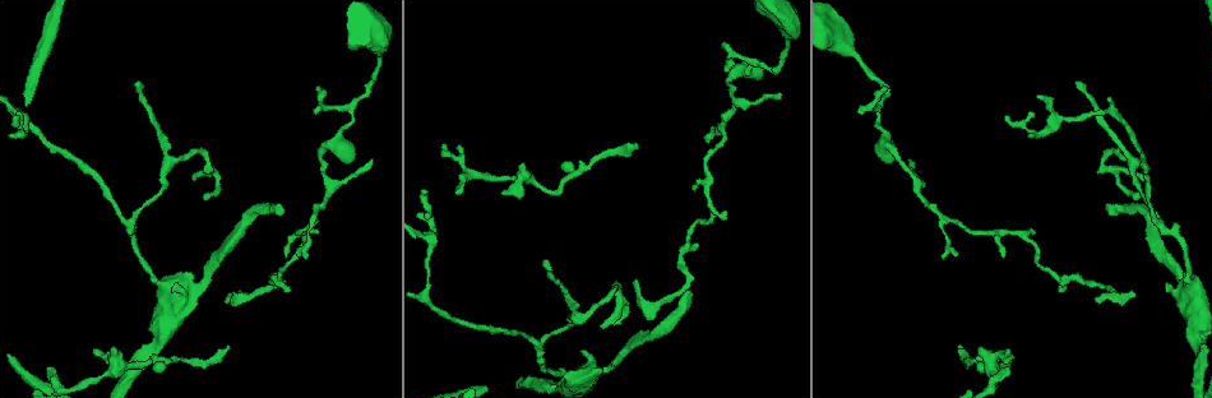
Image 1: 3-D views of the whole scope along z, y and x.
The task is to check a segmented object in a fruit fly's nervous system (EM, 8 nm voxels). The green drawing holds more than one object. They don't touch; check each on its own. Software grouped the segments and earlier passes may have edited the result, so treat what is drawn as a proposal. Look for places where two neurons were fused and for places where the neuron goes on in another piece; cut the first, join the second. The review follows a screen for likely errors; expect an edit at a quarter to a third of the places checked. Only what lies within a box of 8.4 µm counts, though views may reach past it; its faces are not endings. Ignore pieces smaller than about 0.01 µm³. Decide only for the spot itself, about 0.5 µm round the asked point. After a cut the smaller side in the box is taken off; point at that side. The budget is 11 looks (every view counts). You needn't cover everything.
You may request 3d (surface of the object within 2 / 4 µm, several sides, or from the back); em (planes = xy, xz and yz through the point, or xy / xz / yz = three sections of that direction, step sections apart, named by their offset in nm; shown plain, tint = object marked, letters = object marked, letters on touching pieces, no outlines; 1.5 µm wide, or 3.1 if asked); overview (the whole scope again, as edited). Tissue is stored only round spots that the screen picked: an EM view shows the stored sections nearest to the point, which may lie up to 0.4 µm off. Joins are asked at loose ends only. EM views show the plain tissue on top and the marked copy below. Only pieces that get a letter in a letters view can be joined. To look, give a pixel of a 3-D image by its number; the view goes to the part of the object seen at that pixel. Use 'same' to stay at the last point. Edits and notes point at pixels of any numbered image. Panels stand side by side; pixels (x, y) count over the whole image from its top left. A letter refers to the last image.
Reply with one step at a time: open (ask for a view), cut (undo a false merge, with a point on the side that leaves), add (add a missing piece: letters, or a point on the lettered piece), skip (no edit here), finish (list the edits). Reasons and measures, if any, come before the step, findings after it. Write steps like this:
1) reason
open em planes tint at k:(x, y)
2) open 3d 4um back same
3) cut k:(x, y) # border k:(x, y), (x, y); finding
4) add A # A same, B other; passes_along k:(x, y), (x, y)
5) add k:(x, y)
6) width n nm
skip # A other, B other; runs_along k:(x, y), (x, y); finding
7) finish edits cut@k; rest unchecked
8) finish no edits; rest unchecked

abrupt turn
open em xz step 4 tint at 1:(26, 120)

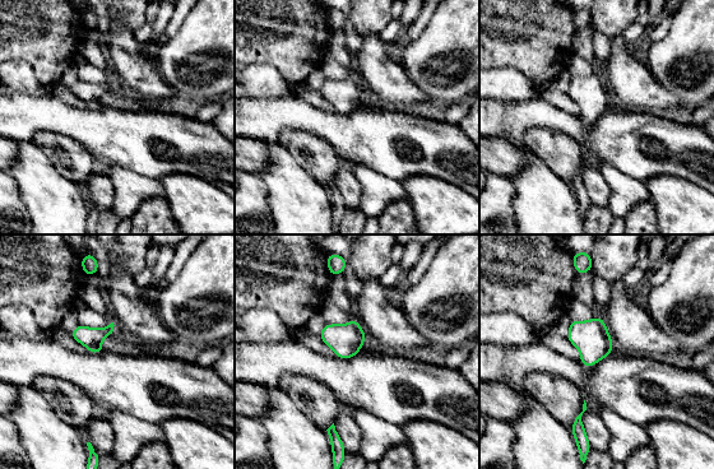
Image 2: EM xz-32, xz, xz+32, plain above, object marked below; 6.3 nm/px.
cut it another way
open em yz step 8 letters same

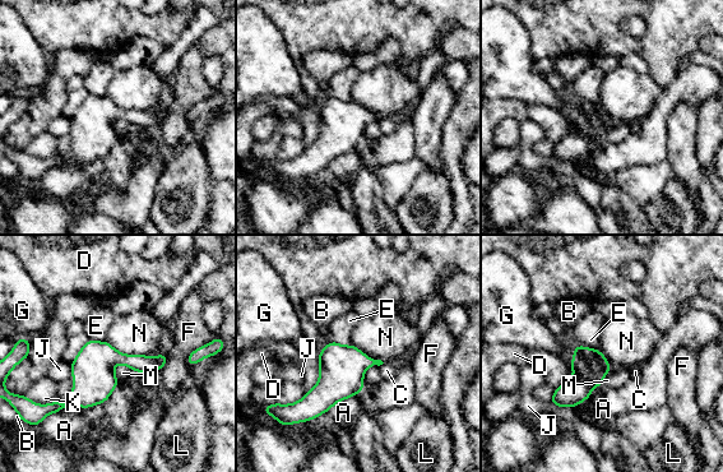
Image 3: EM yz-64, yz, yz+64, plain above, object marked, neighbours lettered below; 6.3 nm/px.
longest_contact A 420 nm
skip # A other, B other, C other, D other, E other, F other, G other, J other, K other, L other, M other, N other; border 3:(574, 345), (574, 356), (569, 361); continuous, no second neuron

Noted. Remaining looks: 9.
tapers out
open 3d 4um back at 1:(958, 346)

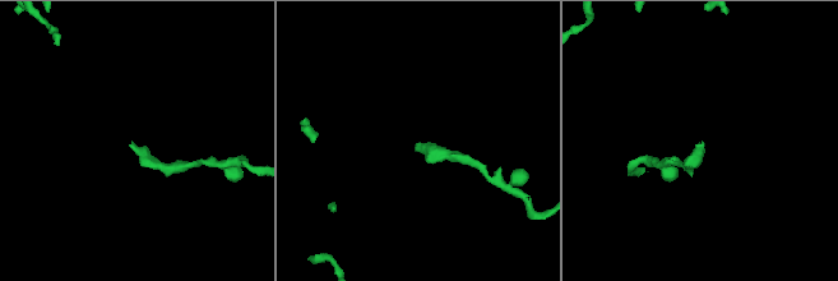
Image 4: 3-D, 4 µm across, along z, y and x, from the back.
open em planes letters at 4:(131, 145)

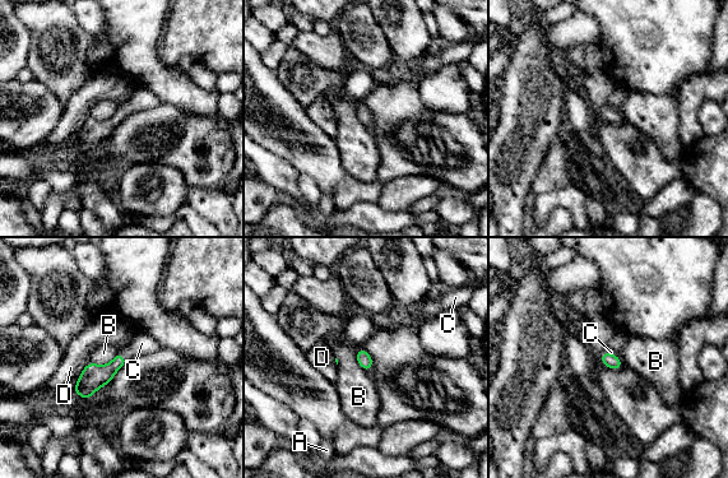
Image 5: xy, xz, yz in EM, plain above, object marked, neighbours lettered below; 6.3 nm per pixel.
add C # A other, B other, C same, D other; passes_along 5:(93, 376), (121, 356), (142, 343); it goes on there

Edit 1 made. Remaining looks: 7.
redraw
open overview

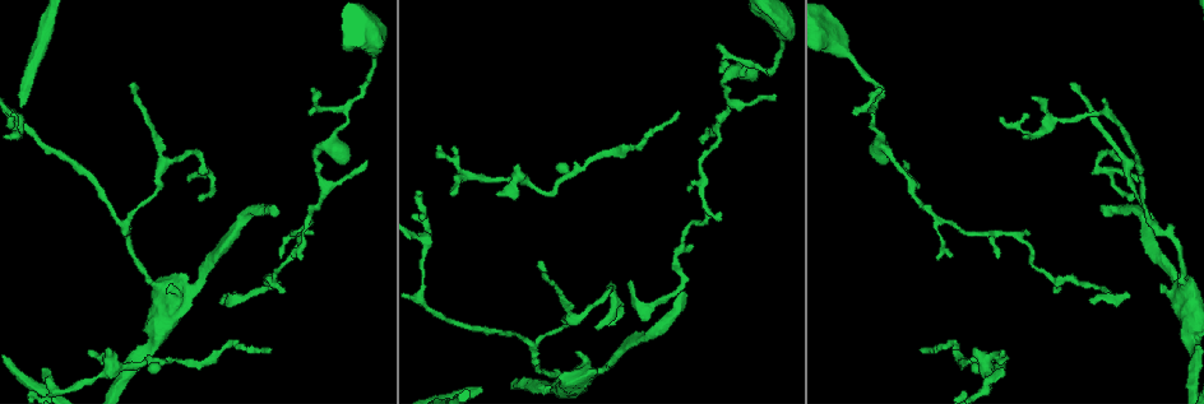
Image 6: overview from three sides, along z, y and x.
thin end
open em xz step 4 letters at 6:(940, 258)

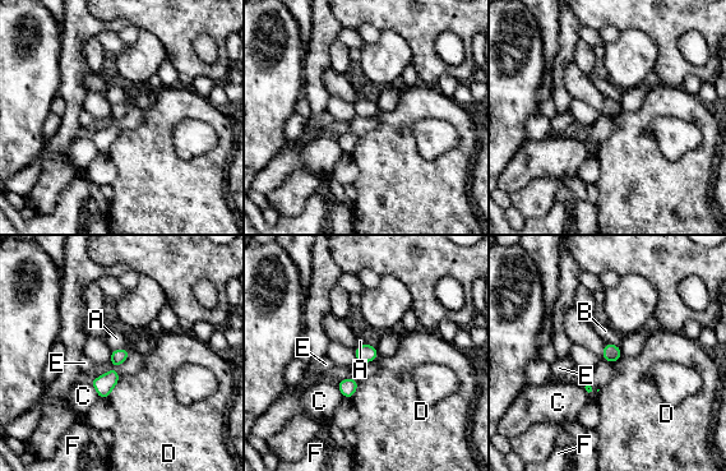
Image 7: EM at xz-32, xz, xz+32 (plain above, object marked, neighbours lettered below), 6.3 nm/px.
open em planes letters same

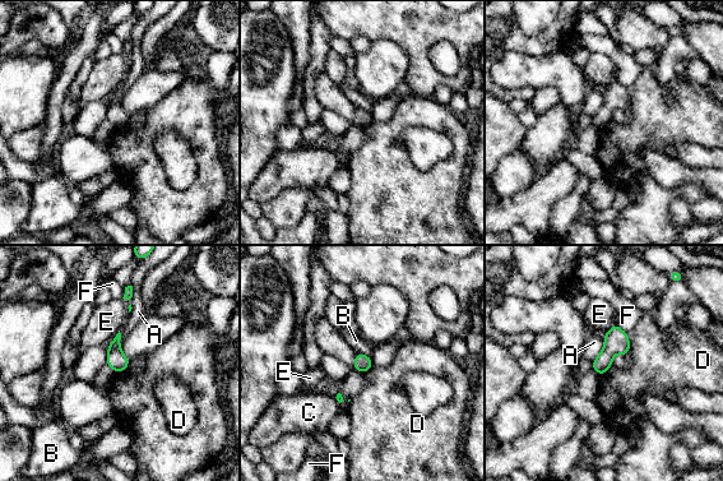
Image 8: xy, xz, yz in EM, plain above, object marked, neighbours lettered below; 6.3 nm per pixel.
skip # A other, B other, C other, D other, E other, F other; no lettered piece goes on from it

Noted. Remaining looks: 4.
finish edits add@5; rest unchecked

